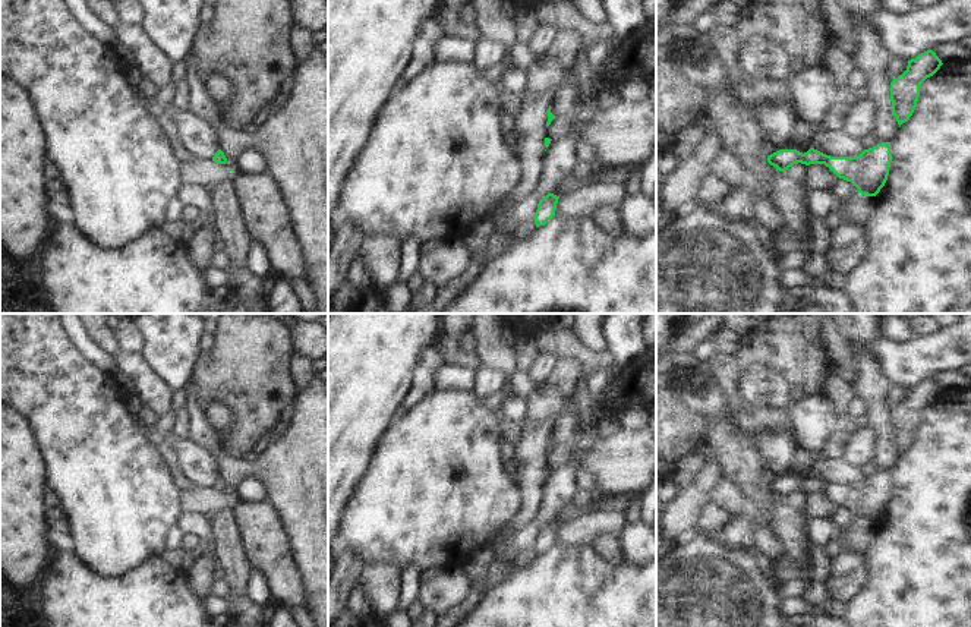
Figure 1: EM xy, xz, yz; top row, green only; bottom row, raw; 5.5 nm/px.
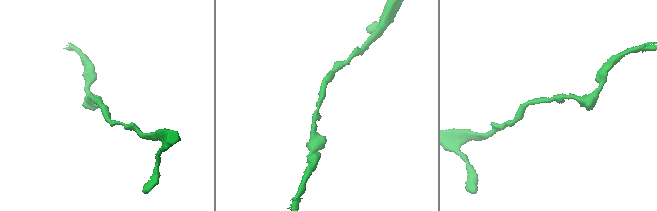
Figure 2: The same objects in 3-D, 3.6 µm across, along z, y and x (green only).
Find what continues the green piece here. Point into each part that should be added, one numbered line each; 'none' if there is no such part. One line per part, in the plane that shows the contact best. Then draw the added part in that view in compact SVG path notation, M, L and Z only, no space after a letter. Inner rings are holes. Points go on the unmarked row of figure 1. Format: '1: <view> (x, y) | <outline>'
none

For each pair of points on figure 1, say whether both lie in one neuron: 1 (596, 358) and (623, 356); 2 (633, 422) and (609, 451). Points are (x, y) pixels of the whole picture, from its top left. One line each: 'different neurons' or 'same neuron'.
1: different neurons
2: different neurons

